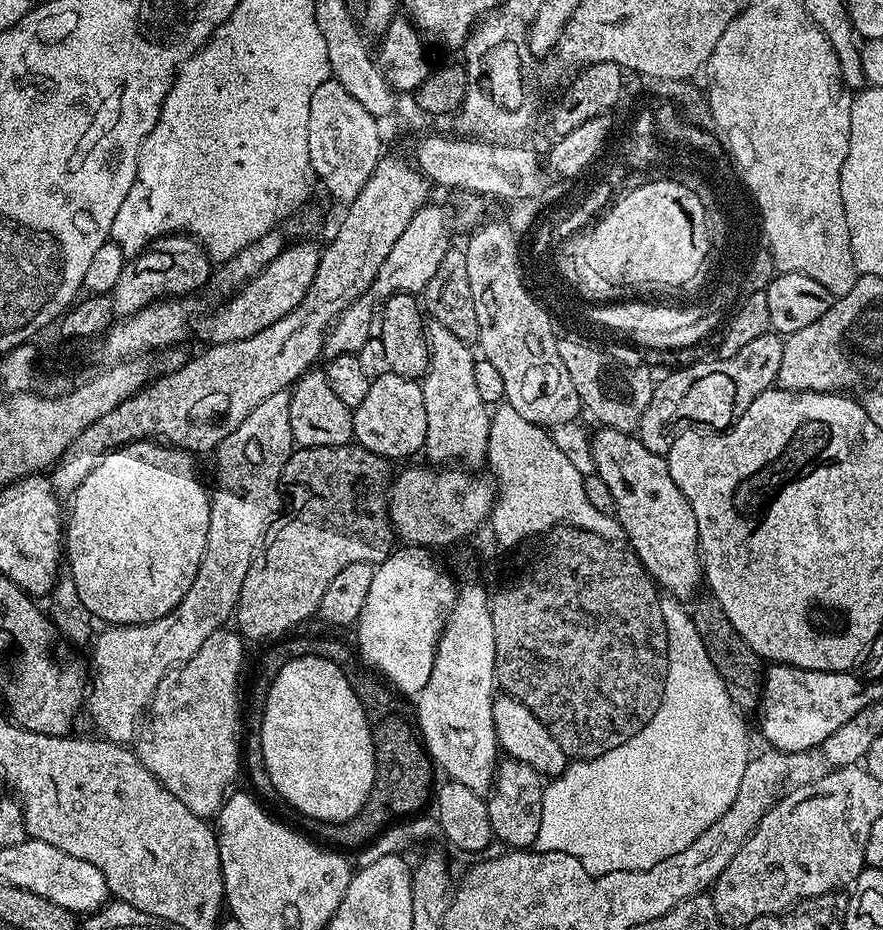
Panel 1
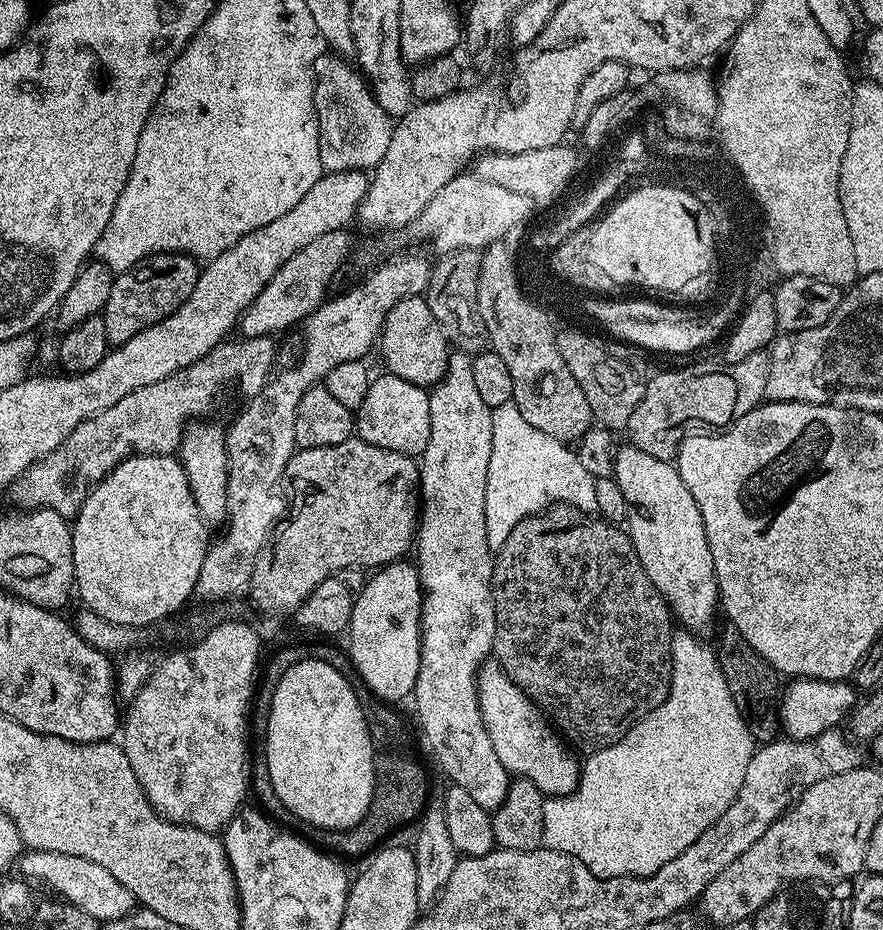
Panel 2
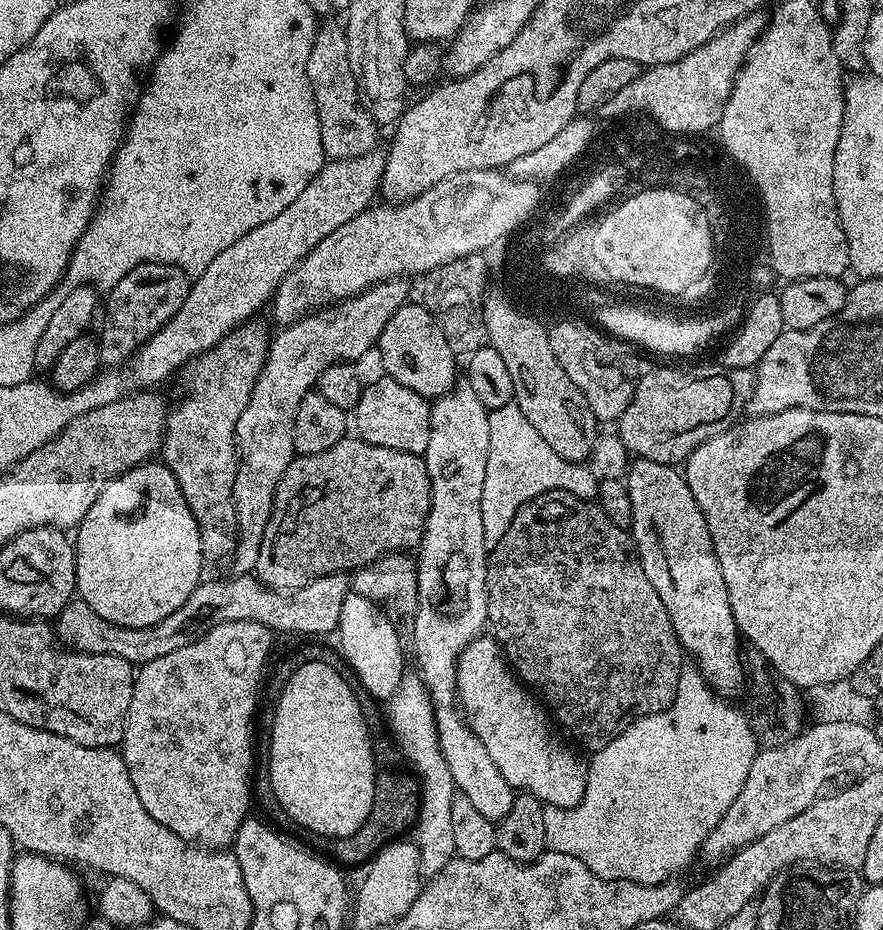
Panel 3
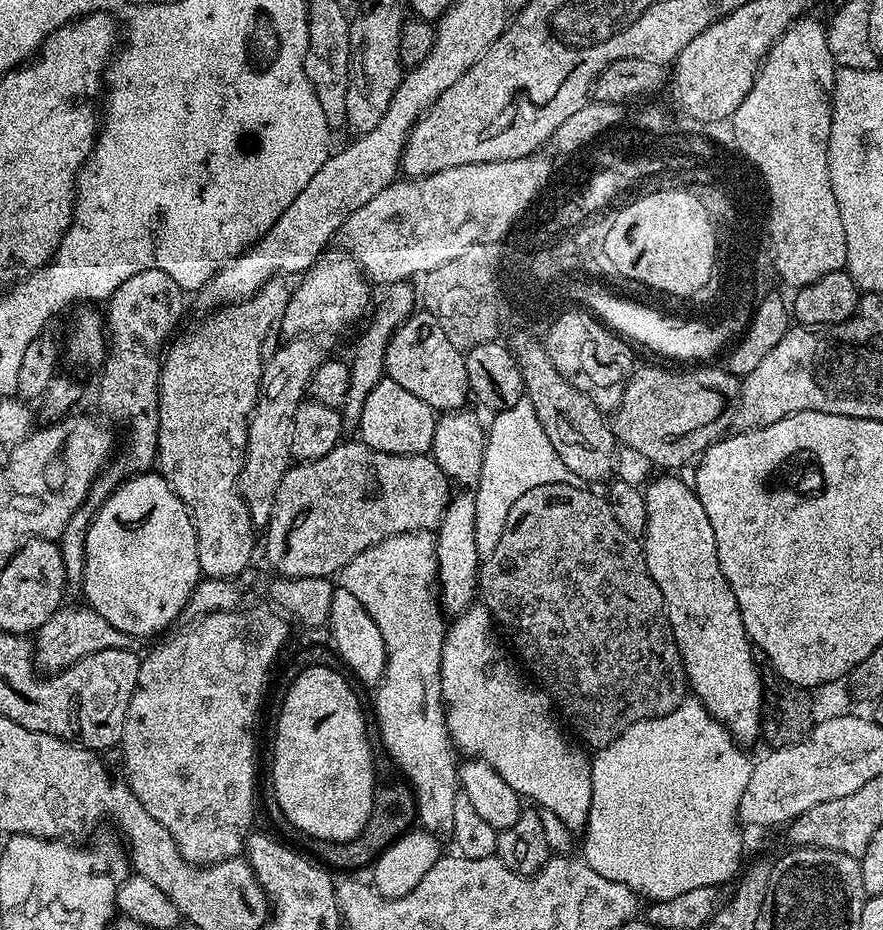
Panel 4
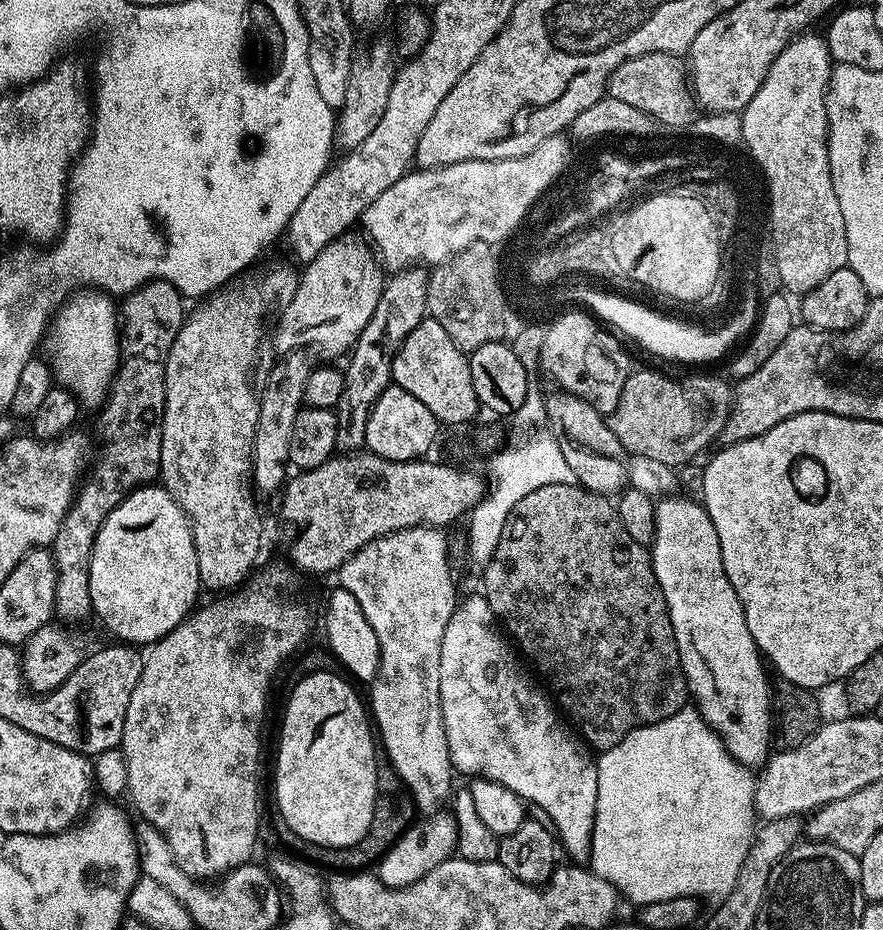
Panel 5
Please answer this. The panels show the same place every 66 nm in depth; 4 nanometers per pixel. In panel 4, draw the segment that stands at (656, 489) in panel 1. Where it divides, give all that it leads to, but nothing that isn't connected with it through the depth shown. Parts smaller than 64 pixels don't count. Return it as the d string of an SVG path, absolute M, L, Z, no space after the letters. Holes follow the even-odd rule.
M679 475L661 476L664 476L661 480L652 480L643 489L648 515L648 525L642 537L646 566L662 590L668 621L672 623L672 633L684 663L684 675L688 677L691 695L704 703L709 714L732 735L733 740L749 746L762 736L762 717L766 712L766 684L763 679L760 681L757 653L742 622L738 598L734 598L734 590L730 590L730 582L726 582L726 574L722 574L722 566L718 562L718 542L714 542L714 526L710 526L710 518L706 518L702 502L689 485L687 488L676 477Z

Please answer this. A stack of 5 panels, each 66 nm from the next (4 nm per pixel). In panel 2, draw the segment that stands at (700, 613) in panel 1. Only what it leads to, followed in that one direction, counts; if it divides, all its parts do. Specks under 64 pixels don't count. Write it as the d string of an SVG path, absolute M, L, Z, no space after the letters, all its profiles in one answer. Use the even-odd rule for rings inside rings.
M724 626L720 632L720 641L715 641L714 647L720 669L726 678L726 686L730 686L730 694L734 698L742 718L748 723L753 741L767 742L777 739L778 733L781 731L777 708L782 695L781 673L777 672L774 666L767 664L731 626Z

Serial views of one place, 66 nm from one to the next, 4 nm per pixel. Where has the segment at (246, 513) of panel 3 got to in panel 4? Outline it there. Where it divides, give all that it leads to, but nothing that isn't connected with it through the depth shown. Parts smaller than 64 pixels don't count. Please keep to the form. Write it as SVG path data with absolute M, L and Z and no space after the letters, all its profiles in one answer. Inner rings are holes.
M292 338L284 344L276 353L267 357L260 394L256 397L256 409L252 411L252 419L248 422L248 454L244 457L244 469L240 475L240 492L244 495L244 501L248 503L248 509L252 515L253 525L264 526L272 519L272 510L276 506L276 489L279 488L282 478L288 473L293 463L292 431L294 430L294 414L298 406L306 398L312 383L312 375L316 365L321 363L322 355L316 348L311 348L311 343L300 338Z

